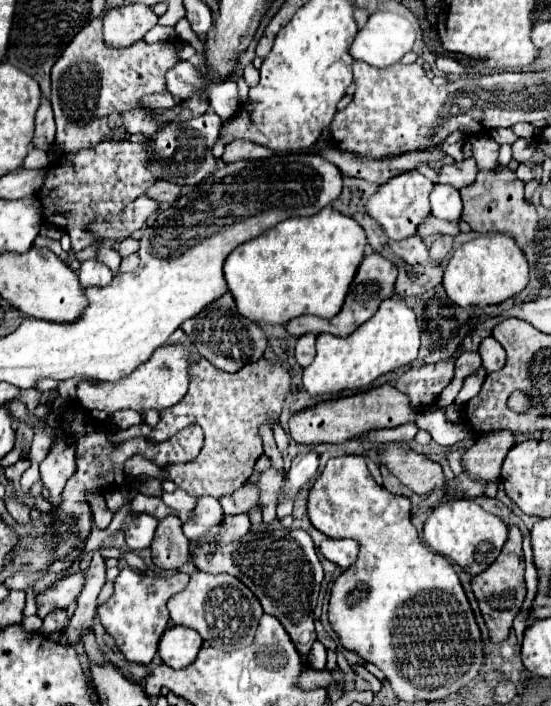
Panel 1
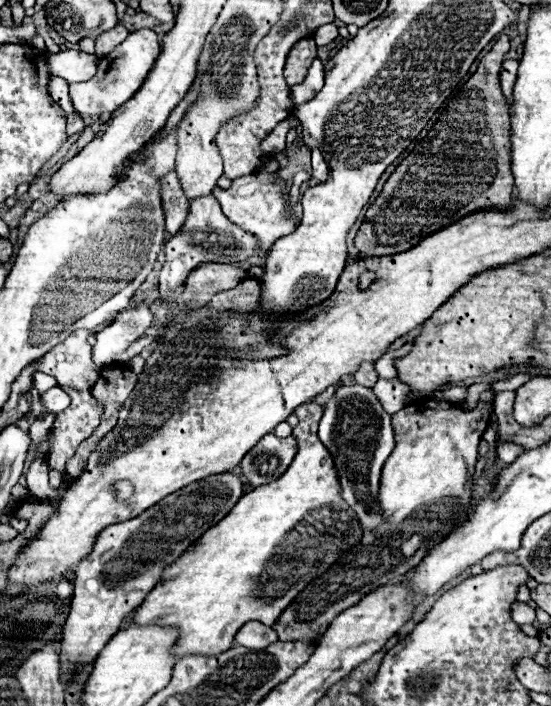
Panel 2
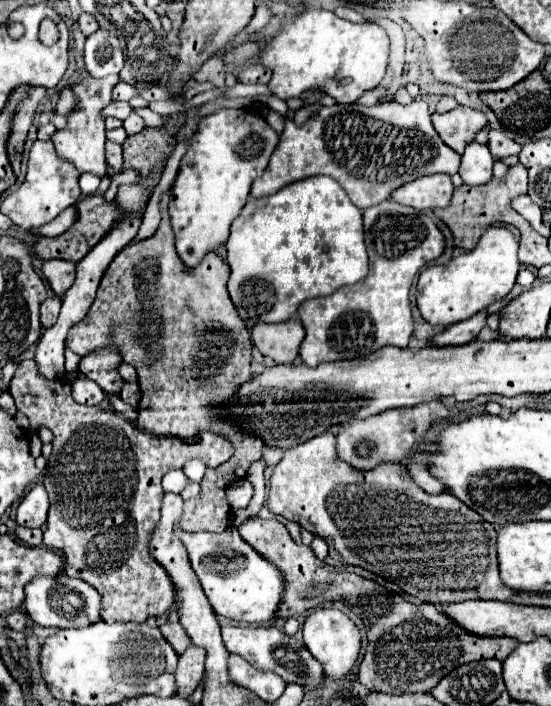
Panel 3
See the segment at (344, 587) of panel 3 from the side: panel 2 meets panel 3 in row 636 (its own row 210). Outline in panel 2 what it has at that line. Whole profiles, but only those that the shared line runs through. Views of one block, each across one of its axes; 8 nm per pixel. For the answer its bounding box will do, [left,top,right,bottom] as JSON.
[354,36,512,256]

